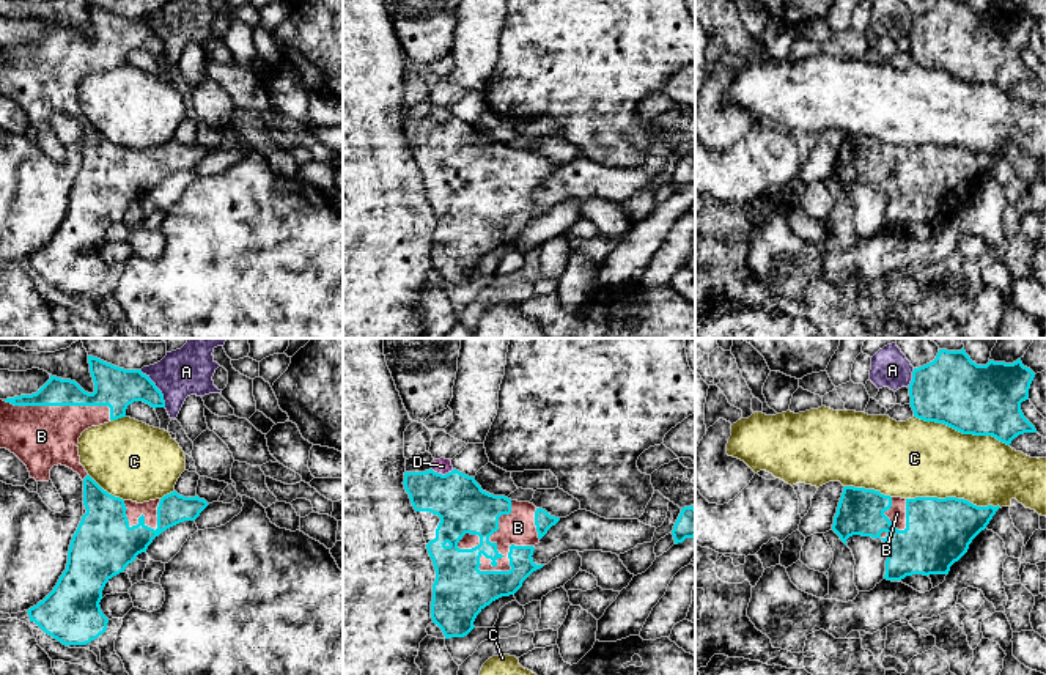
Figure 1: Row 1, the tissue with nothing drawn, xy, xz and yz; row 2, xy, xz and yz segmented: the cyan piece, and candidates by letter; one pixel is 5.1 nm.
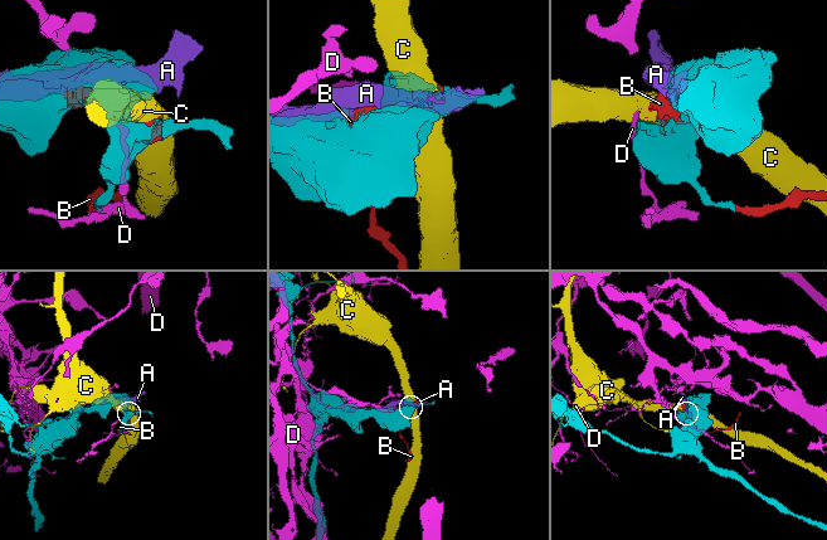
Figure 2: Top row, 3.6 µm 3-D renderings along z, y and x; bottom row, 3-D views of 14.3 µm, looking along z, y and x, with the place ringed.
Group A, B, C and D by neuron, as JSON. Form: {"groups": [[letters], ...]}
{"groups": [["A"], ["B"], ["C"], ["D"]]}

